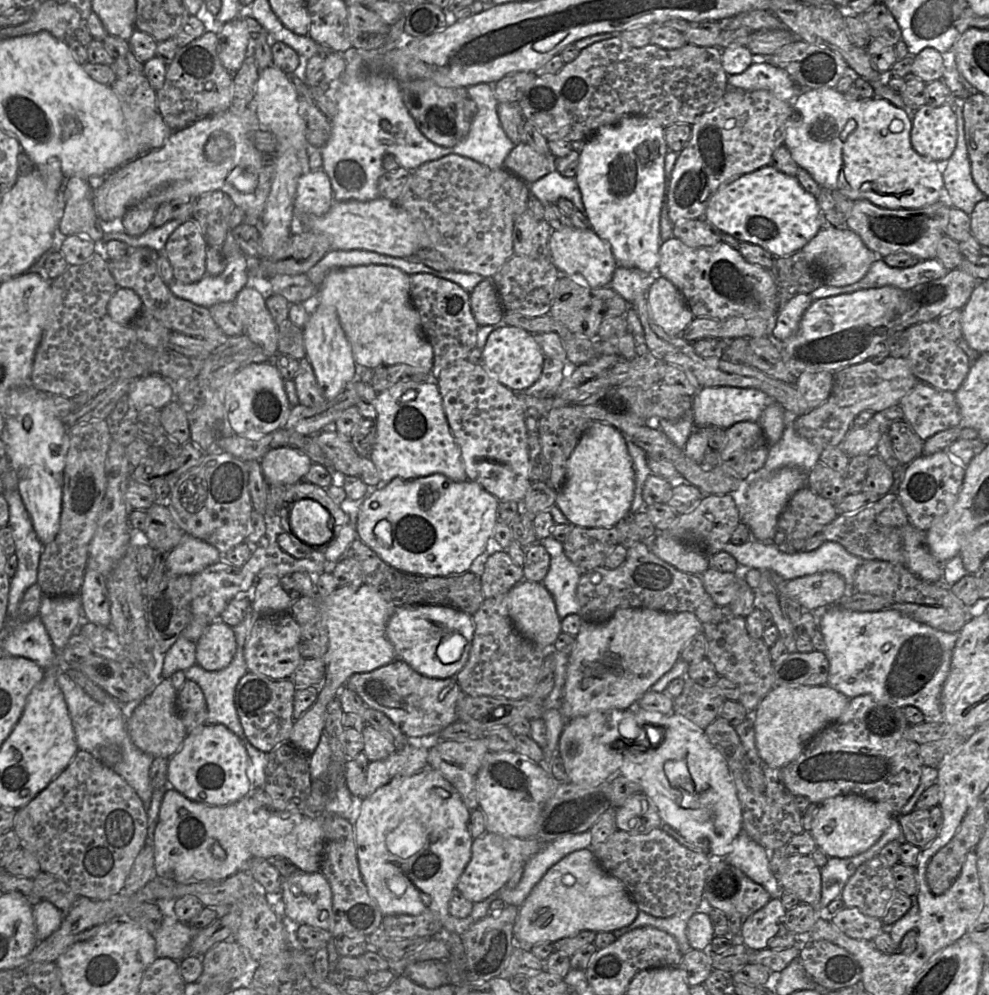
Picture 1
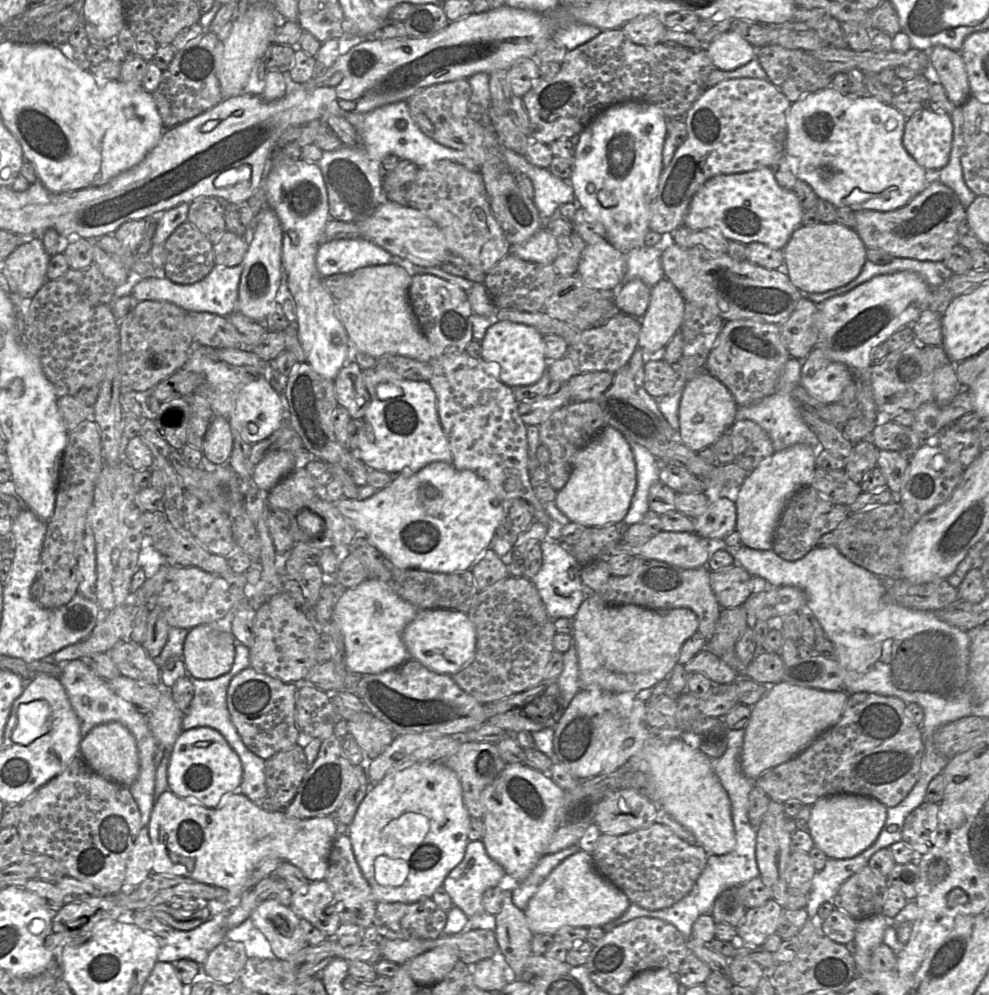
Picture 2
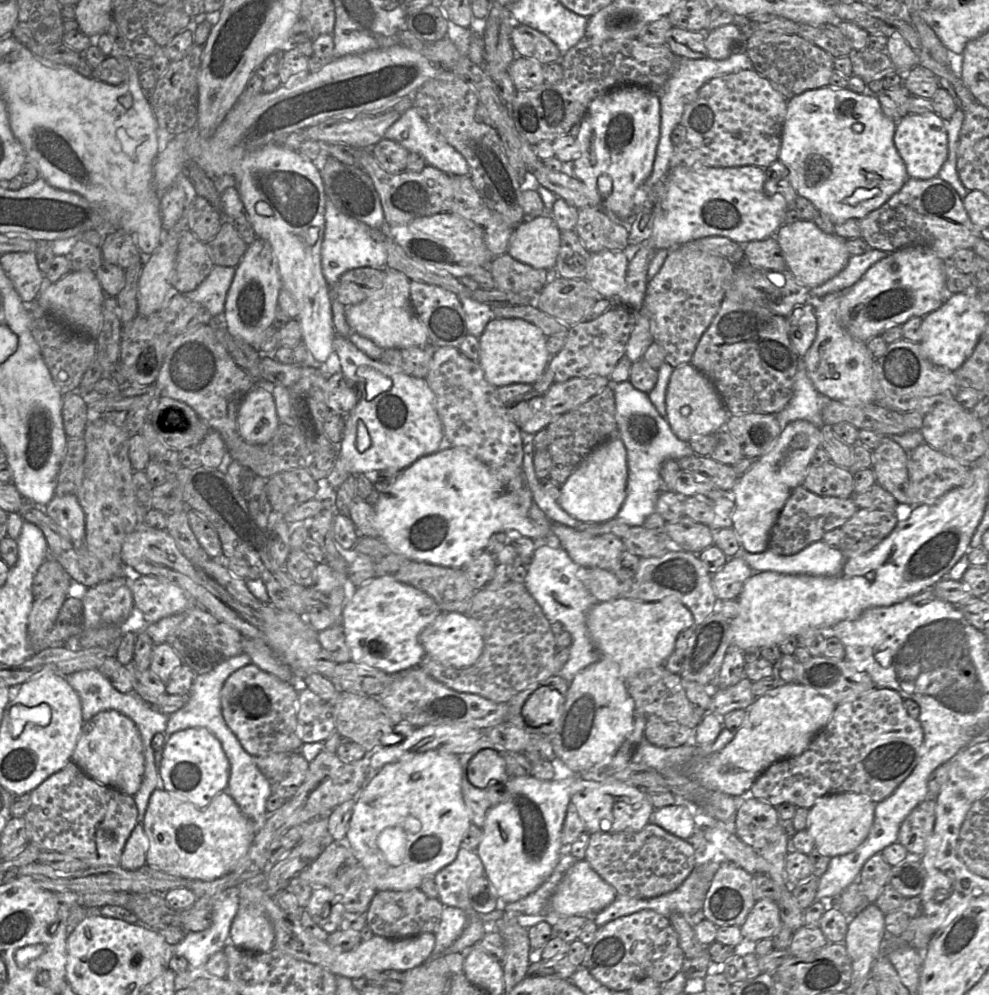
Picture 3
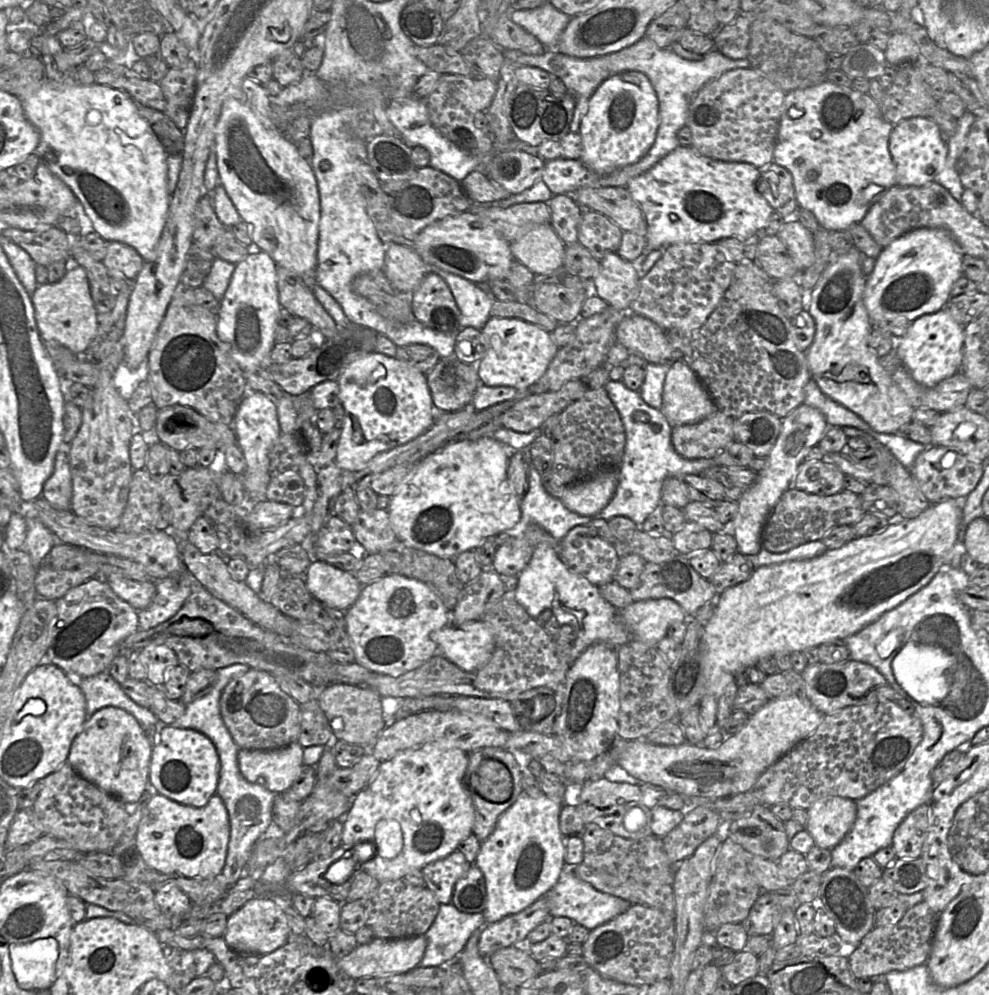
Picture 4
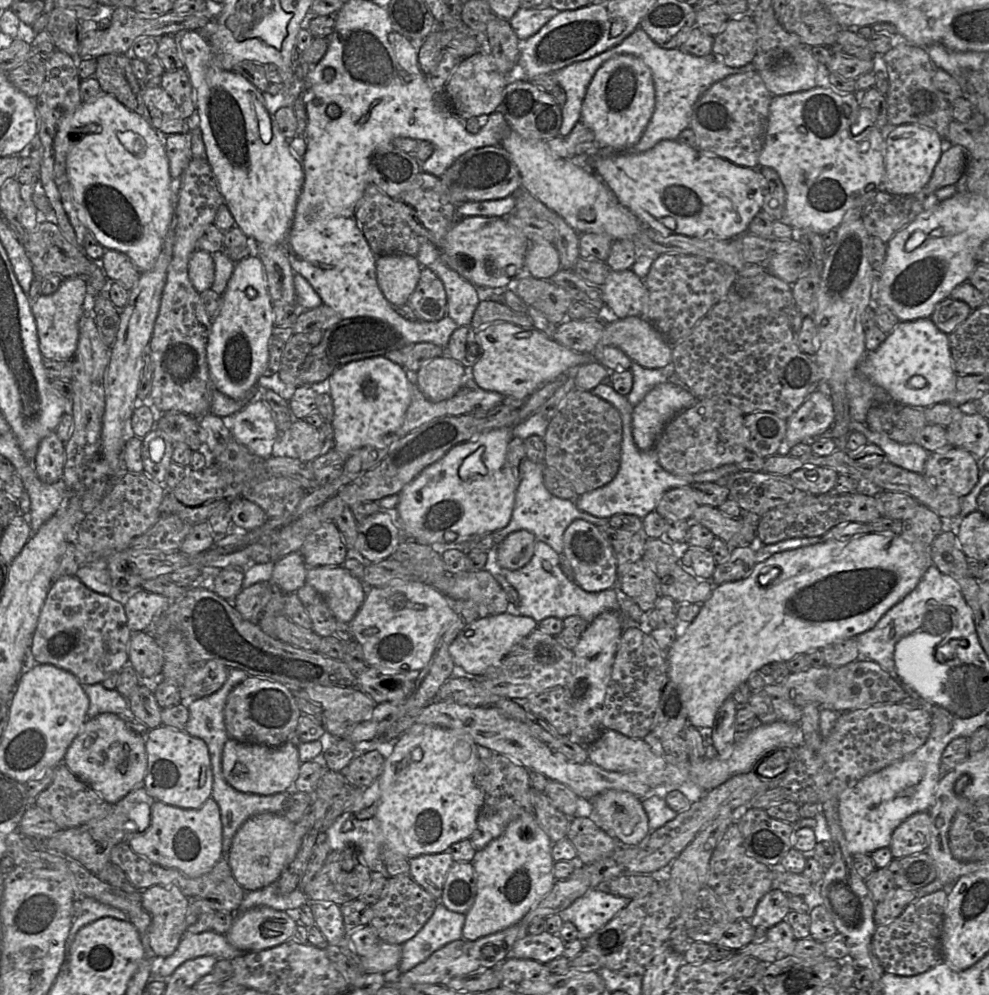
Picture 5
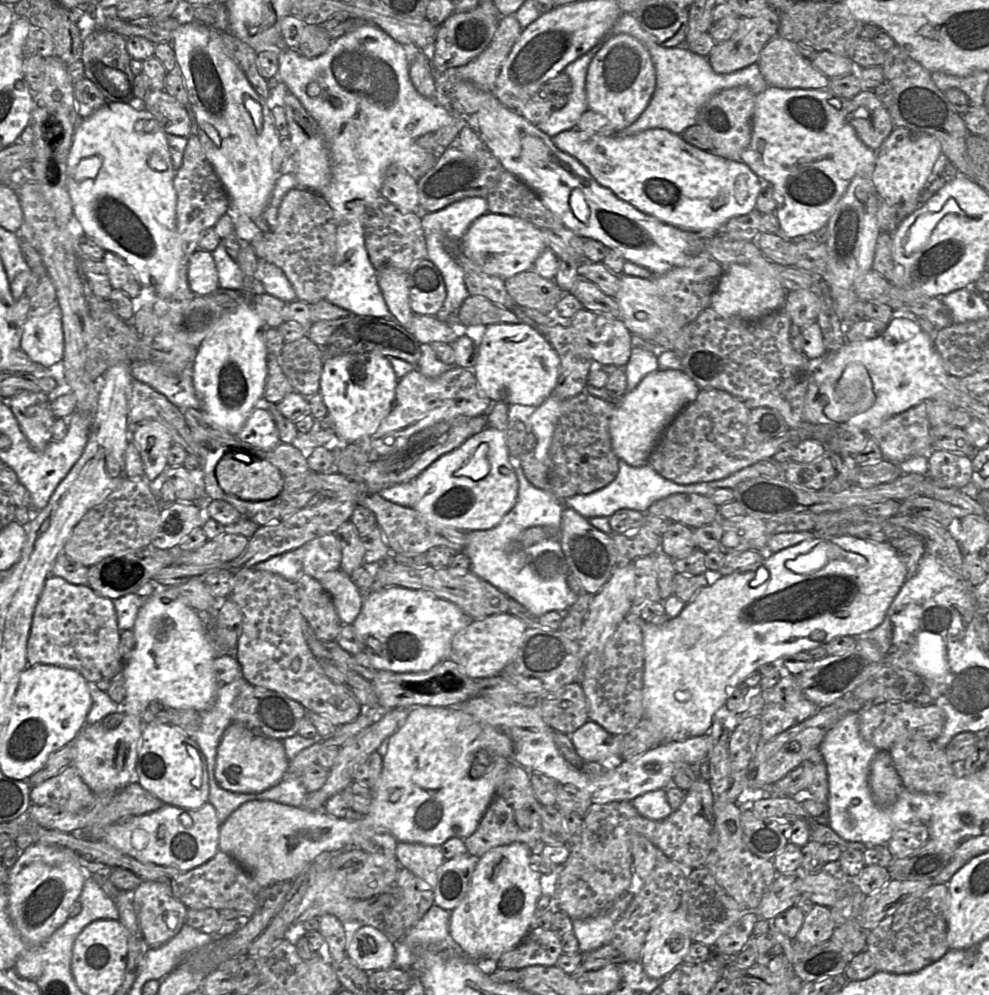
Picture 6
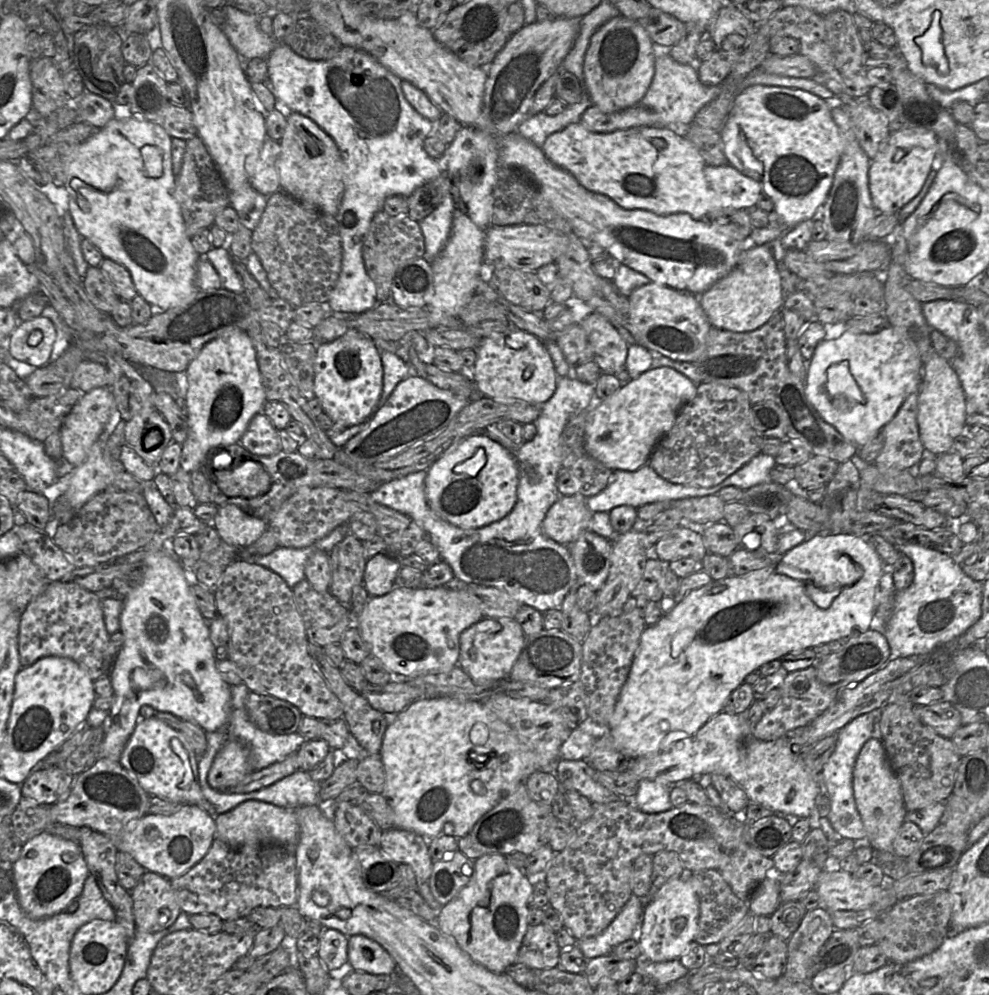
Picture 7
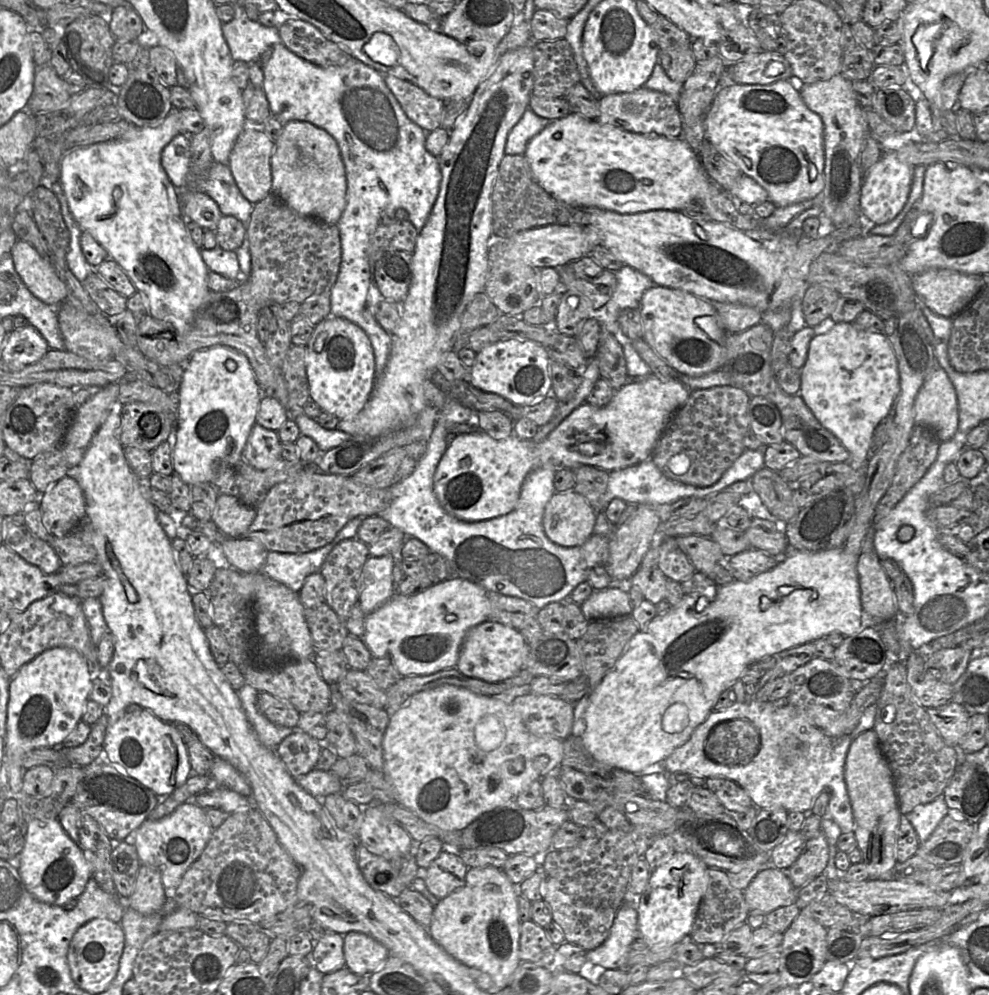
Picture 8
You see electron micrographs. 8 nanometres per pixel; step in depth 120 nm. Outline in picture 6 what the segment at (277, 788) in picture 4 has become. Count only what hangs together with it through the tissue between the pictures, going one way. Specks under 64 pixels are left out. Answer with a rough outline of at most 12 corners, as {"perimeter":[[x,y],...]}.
{"perimeter":[[233,722],[217,749],[215,778],[260,793],[283,780],[282,740]]}

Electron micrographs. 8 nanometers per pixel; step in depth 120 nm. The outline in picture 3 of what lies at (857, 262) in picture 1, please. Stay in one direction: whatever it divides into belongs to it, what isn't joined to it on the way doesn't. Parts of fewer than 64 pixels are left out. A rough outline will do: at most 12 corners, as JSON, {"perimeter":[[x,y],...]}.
{"perimeter":[[813,221],[774,238],[796,279],[812,289],[852,256],[846,239]]}

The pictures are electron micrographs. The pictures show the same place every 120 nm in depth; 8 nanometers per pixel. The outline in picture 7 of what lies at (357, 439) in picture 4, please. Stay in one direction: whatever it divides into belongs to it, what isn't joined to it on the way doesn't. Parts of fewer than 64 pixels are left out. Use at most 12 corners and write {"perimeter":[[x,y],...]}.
{"perimeter":[[355,329],[317,343],[314,394],[333,422],[379,408],[381,351]]}

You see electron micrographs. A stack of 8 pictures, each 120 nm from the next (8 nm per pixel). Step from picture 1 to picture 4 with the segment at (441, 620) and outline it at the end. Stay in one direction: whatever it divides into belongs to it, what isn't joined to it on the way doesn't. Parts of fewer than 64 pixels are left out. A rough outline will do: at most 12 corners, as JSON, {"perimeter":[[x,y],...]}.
{"perimeter":[[481,620],[431,633],[438,652],[466,672],[482,668],[495,640]]}

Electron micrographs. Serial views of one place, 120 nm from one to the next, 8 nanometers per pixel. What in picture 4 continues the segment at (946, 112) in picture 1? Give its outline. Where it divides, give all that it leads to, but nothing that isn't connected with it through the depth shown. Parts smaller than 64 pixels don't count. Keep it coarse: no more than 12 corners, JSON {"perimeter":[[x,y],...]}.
{"perimeter":[[929,117],[894,124],[895,184],[921,187],[945,165],[947,140]]}

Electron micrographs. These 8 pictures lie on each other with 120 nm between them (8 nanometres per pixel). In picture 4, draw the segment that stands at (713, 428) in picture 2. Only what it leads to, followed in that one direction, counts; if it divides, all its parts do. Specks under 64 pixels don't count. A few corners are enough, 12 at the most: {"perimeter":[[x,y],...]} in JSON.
{"perimeter":[[672,361],[660,408],[669,425],[716,410],[694,371]]}

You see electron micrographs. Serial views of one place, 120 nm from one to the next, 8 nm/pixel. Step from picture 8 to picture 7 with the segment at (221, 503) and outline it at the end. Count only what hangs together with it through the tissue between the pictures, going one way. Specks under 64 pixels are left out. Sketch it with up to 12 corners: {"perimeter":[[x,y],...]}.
{"perimeter":[[234,504],[218,507],[212,526],[222,541],[244,549],[267,522]]}

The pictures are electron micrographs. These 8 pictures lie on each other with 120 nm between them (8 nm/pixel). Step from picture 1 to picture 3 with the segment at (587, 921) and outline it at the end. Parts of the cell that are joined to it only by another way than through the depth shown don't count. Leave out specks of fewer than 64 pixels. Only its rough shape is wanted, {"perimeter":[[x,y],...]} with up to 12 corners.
{"perimeter":[[585,860],[566,871],[547,915],[592,918],[616,890]]}

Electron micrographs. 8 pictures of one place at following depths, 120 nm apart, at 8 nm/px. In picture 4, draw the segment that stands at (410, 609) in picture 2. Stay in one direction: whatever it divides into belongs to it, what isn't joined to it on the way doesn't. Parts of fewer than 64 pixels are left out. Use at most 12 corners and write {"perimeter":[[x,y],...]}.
{"perimeter":[[387,574],[345,619],[355,662],[398,677],[438,653],[451,611]]}

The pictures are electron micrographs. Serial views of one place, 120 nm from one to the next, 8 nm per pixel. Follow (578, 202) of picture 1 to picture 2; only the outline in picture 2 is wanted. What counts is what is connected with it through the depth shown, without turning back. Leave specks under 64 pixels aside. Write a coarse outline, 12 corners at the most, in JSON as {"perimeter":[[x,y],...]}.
{"perimeter":[[505,147],[502,155],[514,172],[534,187],[533,202],[544,221],[560,205],[577,203],[569,180],[532,165]]}

